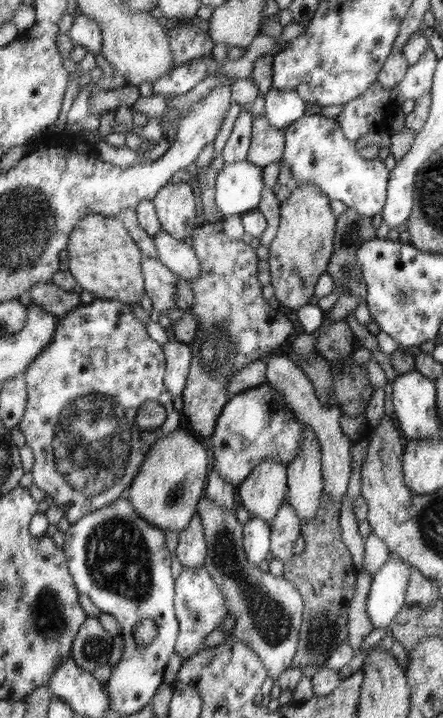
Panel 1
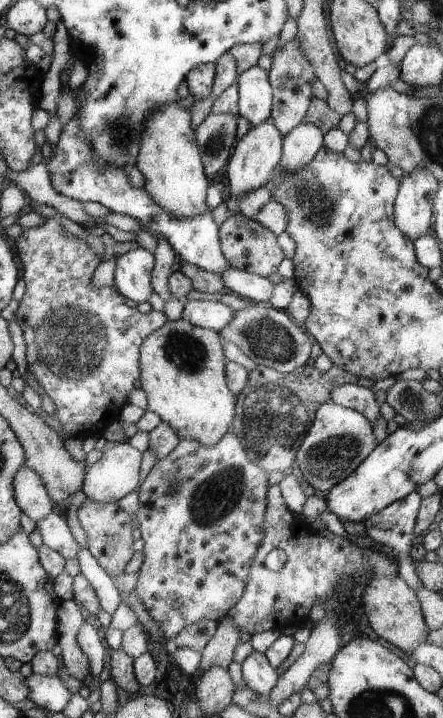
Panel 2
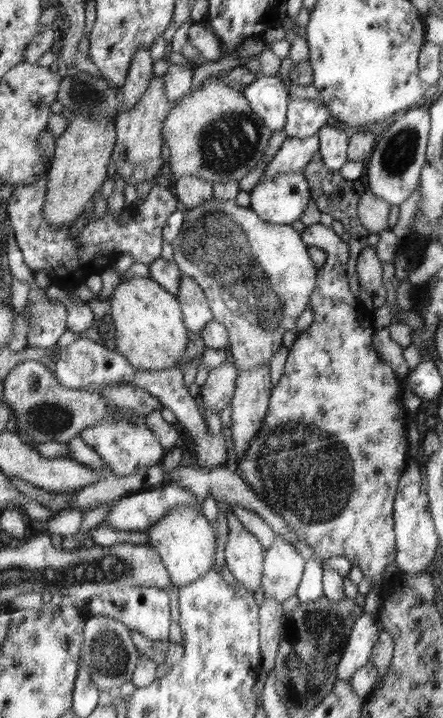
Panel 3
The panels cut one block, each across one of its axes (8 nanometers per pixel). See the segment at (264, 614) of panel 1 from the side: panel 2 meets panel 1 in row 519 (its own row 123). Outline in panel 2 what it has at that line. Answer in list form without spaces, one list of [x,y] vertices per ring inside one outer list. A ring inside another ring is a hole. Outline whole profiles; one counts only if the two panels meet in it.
[[[213,112],[202,124],[195,127],[196,142],[202,149],[206,174],[214,178],[224,170],[233,153],[237,137],[238,115]]]

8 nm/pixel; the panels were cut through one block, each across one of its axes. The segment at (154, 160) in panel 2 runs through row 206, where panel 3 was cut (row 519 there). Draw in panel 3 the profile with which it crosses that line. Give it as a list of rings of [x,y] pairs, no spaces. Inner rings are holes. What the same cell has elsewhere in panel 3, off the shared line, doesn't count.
[[[185,506],[175,508],[161,518],[156,525],[147,531],[149,545],[154,547],[162,556],[163,562],[171,573],[171,581],[177,588],[191,585],[200,578],[207,576],[214,568],[214,528],[202,516],[199,506]]]

